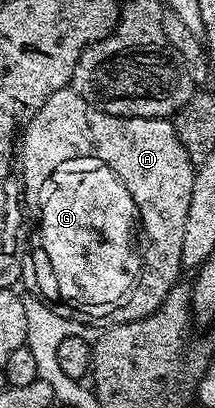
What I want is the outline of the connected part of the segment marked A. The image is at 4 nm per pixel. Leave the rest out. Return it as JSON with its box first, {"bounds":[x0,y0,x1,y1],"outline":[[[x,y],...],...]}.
{"bounds":[20,87,196,319],"outline":[[[62,87],[56,93],[52,93],[52,97],[48,97],[48,101],[44,101],[44,105],[40,105],[40,109],[32,117],[32,121],[21,132],[20,135],[20,187],[23,192],[38,191],[41,192],[47,186],[52,177],[52,173],[64,161],[75,159],[76,157],[92,157],[104,161],[104,165],[108,165],[118,175],[118,180],[128,189],[128,193],[132,197],[136,208],[137,218],[140,220],[140,235],[146,238],[146,247],[140,251],[140,268],[138,276],[138,290],[140,296],[136,299],[136,310],[130,313],[133,319],[143,319],[152,313],[156,313],[156,309],[160,309],[162,301],[168,297],[168,293],[174,288],[175,283],[179,282],[180,275],[183,272],[182,265],[182,249],[184,247],[184,221],[188,221],[188,201],[192,201],[192,181],[194,180],[194,172],[196,164],[188,157],[188,153],[184,153],[184,145],[180,145],[180,139],[176,137],[176,129],[170,119],[141,119],[140,117],[116,117],[104,113],[98,107],[93,107],[88,101],[84,101],[84,97],[80,97],[80,93],[76,93],[70,87]]]}

